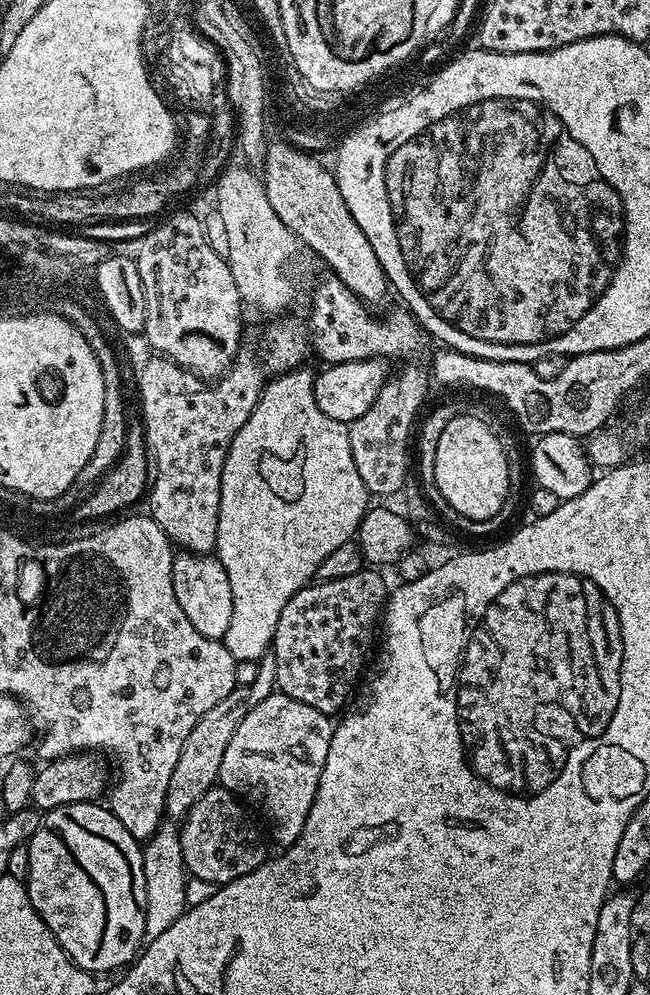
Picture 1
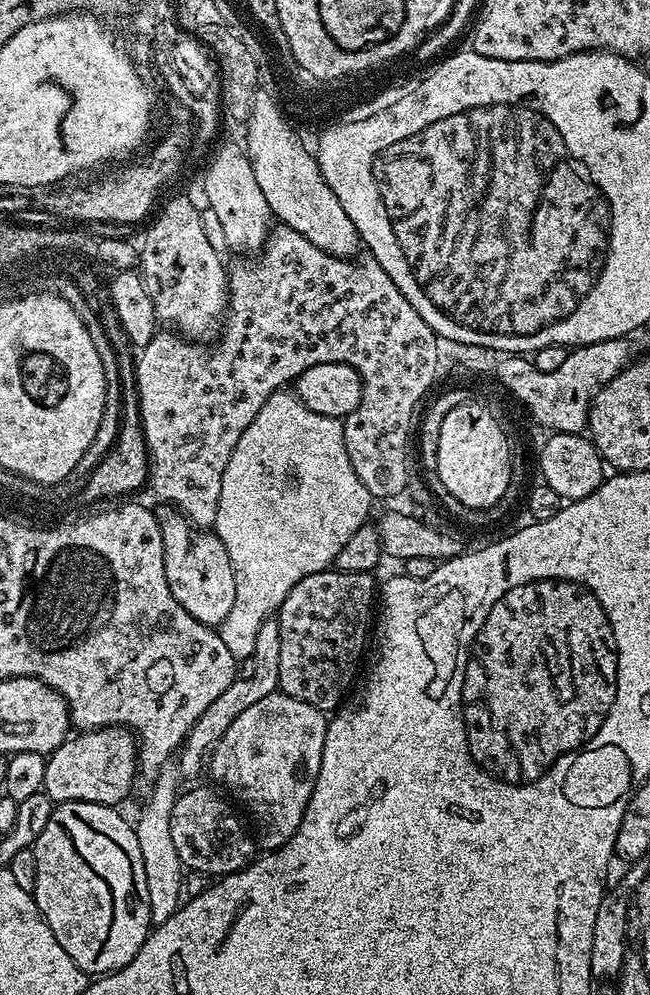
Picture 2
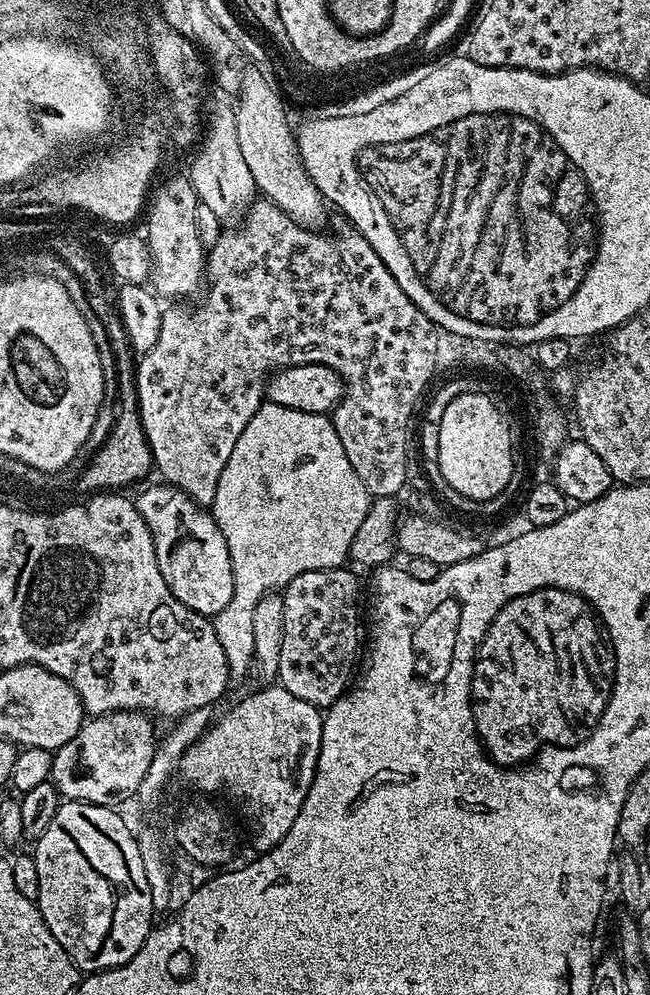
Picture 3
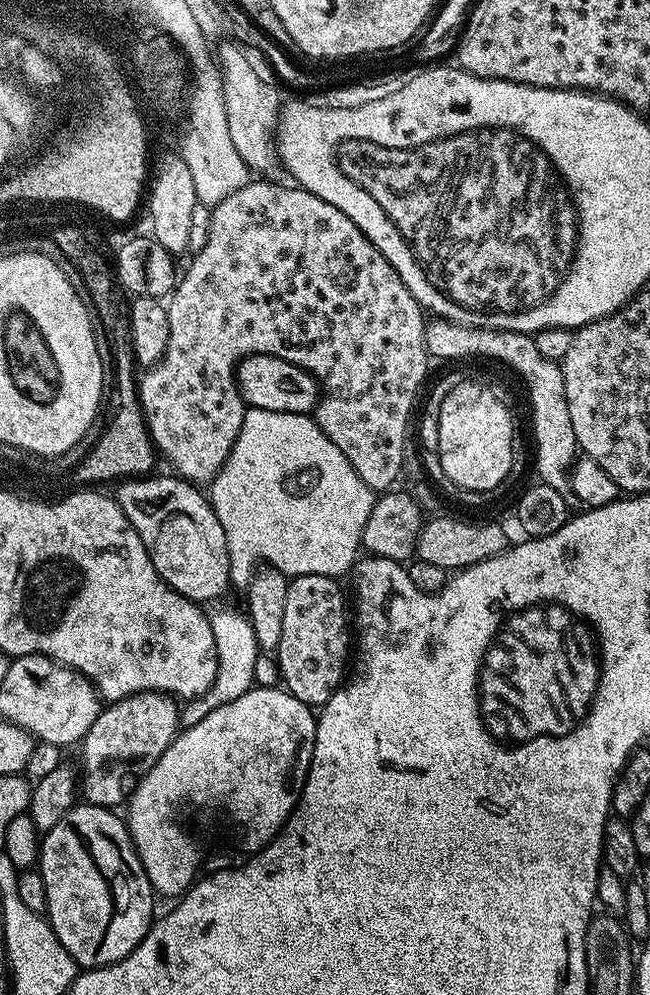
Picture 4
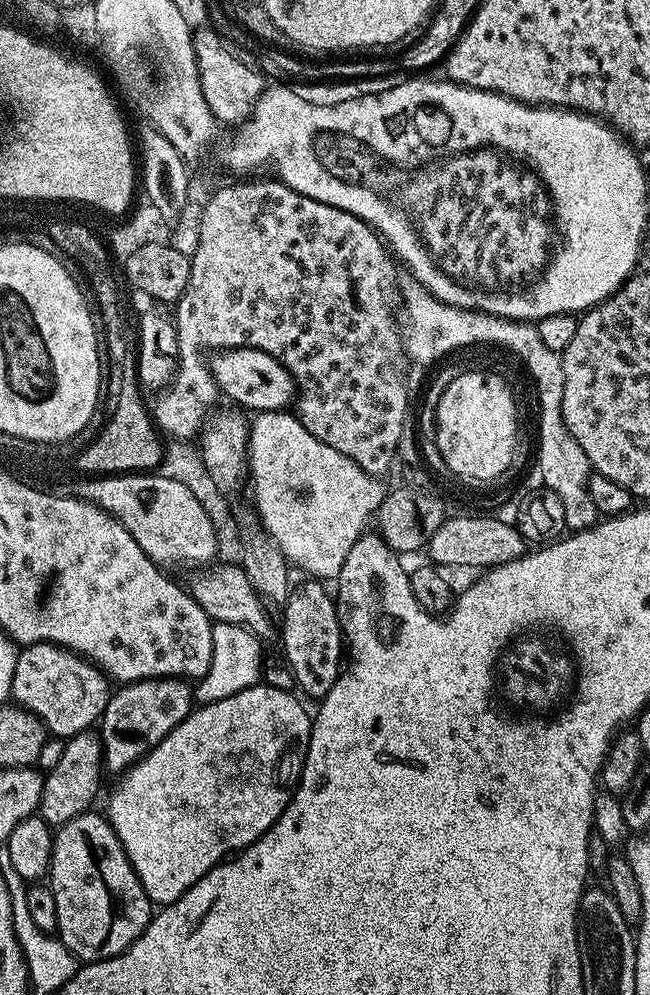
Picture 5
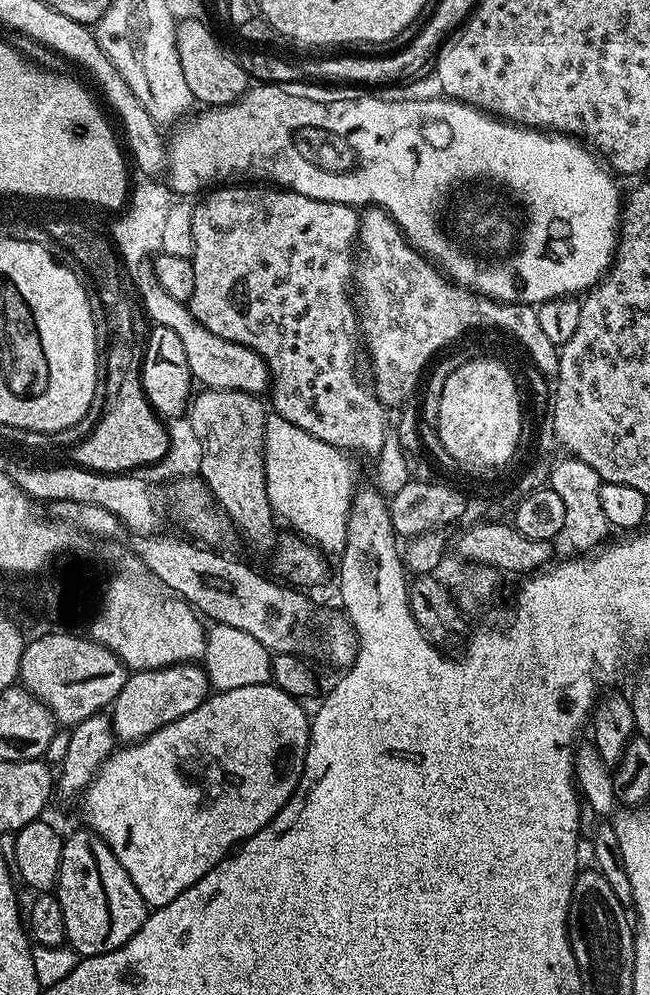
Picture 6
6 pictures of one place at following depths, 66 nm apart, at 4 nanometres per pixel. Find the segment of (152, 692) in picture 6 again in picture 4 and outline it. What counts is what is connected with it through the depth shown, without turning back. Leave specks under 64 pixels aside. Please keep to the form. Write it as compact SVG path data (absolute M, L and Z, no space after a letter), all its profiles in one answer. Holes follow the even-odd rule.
M167 692L130 694L101 707L94 726L90 726L78 745L83 799L89 804L101 804L103 808L115 809L116 804L123 805L140 778L153 768L175 738L181 727L180 709L177 697Z

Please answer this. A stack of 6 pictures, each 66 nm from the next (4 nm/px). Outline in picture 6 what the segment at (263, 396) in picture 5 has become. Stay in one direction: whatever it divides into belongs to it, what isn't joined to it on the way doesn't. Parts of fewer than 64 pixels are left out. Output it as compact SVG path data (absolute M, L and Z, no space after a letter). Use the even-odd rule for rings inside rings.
M151 263L139 264L133 272L132 284L140 297L145 315L157 327L173 330L174 334L178 335L186 353L187 365L190 366L192 377L197 383L202 382L203 387L213 391L236 391L259 396L269 389L271 376L268 364L254 349L210 333L210 330L193 318L185 303L172 298L162 288Z

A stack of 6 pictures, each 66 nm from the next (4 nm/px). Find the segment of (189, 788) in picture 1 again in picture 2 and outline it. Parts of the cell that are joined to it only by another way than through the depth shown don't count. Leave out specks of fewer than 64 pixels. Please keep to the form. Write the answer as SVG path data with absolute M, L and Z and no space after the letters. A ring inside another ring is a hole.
M269 618L266 622L262 622L262 630L258 630L258 638L254 640L254 654L252 655L255 661L254 674L250 678L230 682L230 686L226 686L226 690L222 690L222 694L218 694L218 698L214 698L214 702L210 702L206 714L202 714L202 718L198 718L198 722L194 722L194 726L188 732L188 737L185 738L178 752L182 775L196 776L203 768L205 771L212 759L212 751L218 746L222 734L226 734L230 722L234 722L234 718L238 718L238 714L242 714L242 710L250 710L250 706L254 706L254 702L259 702L260 699L266 698L266 694L279 689L278 661L280 661L281 651L282 638L280 637L279 619Z

